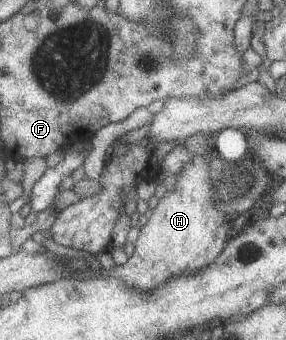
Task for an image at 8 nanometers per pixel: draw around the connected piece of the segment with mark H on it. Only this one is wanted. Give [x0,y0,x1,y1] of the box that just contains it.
[108,155,228,292]

